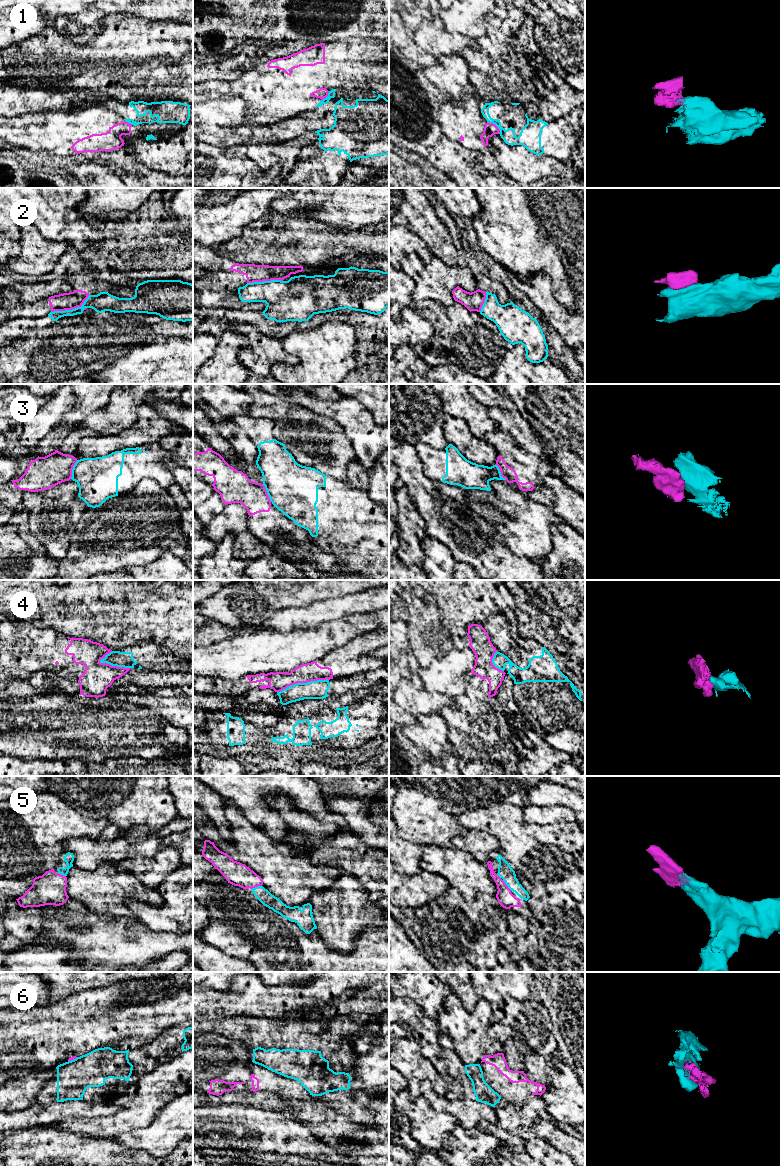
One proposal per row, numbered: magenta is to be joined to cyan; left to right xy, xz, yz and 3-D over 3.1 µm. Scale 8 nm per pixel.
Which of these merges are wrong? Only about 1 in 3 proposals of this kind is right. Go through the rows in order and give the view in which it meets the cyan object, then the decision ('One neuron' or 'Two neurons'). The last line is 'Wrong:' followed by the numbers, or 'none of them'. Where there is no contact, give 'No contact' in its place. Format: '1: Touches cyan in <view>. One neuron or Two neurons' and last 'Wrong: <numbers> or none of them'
1: Touches cyan in yz. Two neurons
2: Touches cyan in xy. Two neurons
3: Touches cyan in xy. Two neurons
4: Touches cyan in xz. Two neurons
5: Touches cyan in xz. One neuron
6: Touches cyan in xy. Two neurons
Wrong: 1, 2, 3, 4, 6

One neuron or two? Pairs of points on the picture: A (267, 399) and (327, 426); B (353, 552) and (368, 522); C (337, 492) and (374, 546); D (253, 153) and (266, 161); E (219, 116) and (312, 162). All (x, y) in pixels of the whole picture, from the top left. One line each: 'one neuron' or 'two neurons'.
A: one neuron
B: one neuron
C: one neuron
D: one neuron
E: one neuron

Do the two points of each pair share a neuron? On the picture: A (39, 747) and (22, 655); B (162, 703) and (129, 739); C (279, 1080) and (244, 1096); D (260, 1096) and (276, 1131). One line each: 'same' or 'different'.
A: different
B: different
C: different
D: different

